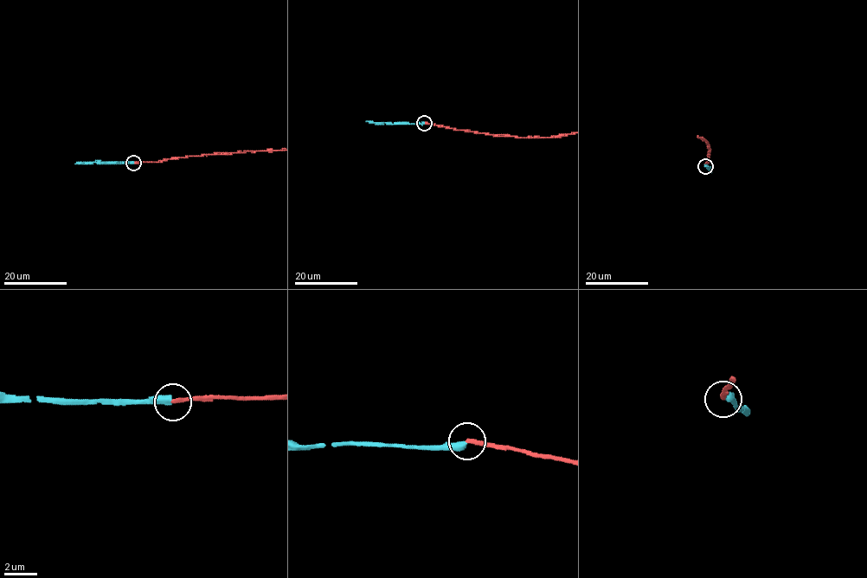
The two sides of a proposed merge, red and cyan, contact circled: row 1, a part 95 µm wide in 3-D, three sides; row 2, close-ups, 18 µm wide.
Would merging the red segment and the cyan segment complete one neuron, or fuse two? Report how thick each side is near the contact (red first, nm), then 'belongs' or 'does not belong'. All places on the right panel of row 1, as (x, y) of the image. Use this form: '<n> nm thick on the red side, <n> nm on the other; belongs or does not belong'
240 nm thick on the red side, 440 nm on the other; does not belong

